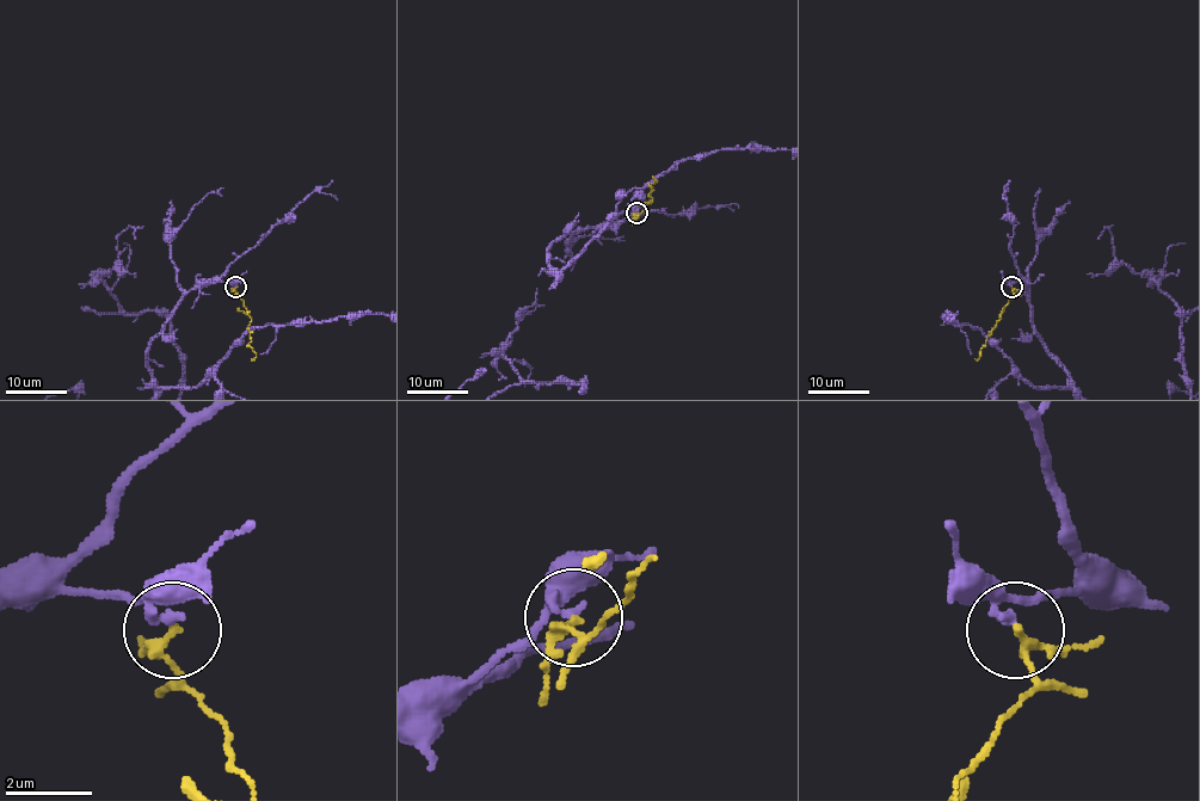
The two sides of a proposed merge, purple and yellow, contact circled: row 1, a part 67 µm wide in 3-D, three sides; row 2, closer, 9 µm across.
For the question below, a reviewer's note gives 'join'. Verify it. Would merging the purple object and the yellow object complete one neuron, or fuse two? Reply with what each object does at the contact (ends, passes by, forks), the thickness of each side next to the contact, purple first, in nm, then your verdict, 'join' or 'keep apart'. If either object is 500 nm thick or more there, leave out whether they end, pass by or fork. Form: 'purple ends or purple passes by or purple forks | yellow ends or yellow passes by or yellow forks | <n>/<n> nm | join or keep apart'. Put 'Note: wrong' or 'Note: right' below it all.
purple ends | yellow passes by | 200/180 nm | keep apart
Note: wrong

